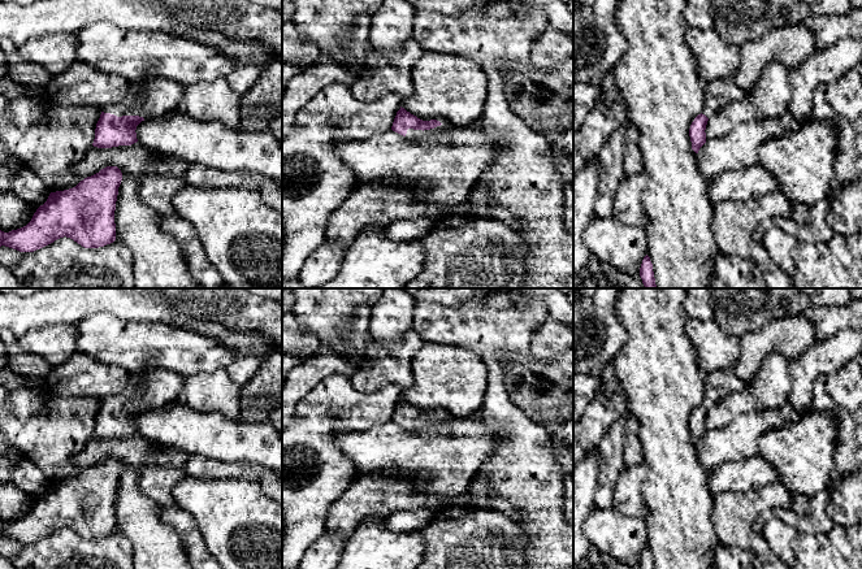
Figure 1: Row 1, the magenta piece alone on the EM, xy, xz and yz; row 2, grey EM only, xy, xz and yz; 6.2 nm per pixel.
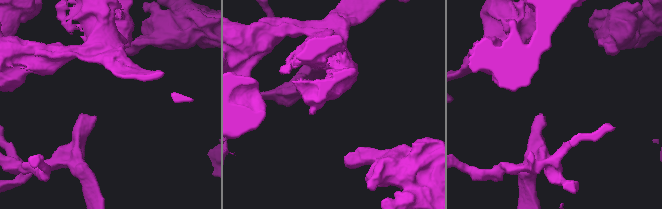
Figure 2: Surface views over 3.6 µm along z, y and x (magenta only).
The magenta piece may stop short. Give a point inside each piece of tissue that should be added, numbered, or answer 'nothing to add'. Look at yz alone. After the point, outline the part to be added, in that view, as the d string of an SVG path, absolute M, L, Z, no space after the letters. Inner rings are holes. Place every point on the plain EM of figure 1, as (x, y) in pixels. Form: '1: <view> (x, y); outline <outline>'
1: yz (719, 383); outline M715 370L706 374L702 405L707 409L727 395L746 388L750 382L740 379L728 370Z

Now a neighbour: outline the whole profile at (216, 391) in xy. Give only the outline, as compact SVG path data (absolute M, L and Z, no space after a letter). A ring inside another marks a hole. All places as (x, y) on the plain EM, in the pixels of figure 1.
M228 370L199 373L185 378L181 400L199 412L218 412L235 420L242 407L243 387L234 383Z

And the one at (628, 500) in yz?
M641 462L625 465L616 481L615 499L612 507L621 514L644 518L646 504L641 494L641 486L647 477L647 466Z

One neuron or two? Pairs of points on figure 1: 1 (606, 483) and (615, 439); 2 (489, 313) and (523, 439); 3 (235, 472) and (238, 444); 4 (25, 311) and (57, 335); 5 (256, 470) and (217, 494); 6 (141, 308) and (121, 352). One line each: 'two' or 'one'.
1: one
2: one
3: two
4: two
5: two
6: two

